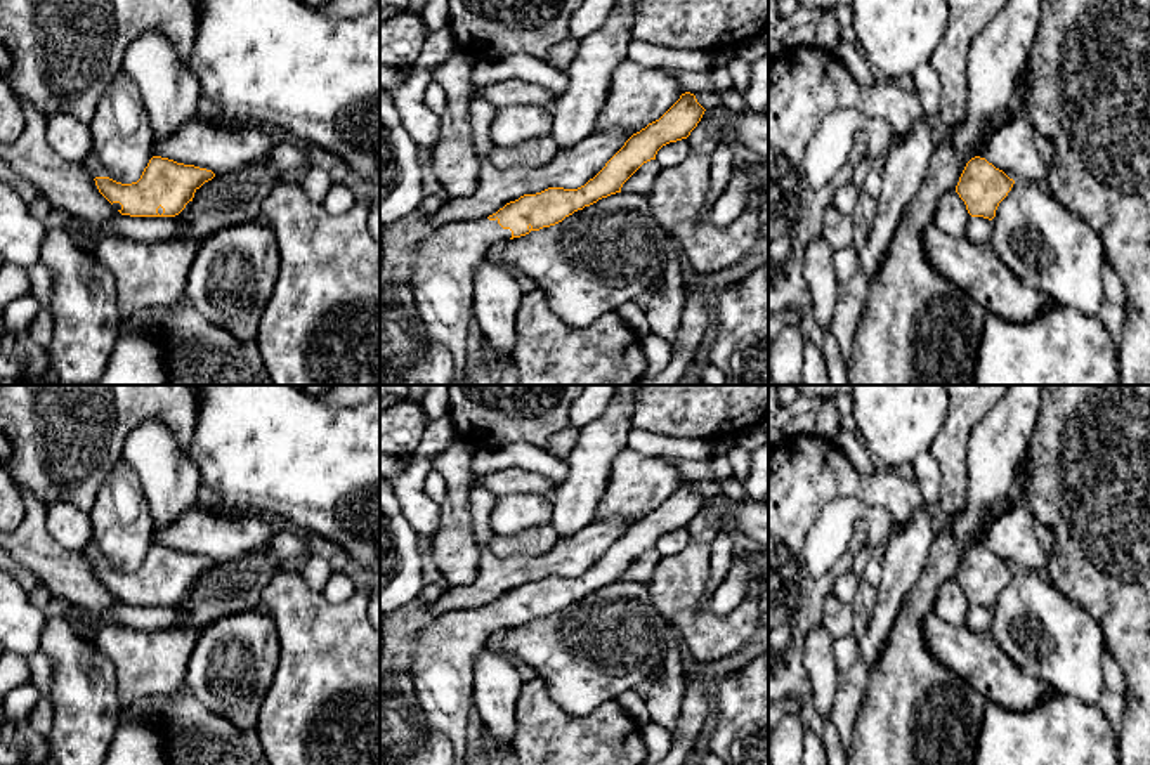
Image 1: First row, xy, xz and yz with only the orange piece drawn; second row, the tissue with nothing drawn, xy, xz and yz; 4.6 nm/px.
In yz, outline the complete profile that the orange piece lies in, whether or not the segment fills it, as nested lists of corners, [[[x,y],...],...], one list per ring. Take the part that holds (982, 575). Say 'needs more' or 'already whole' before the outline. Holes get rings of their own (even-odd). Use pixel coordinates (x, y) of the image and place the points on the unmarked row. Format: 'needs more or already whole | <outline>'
already whole | [[[971,546],[956,574],[956,581],[964,590],[971,605],[992,609],[999,592],[1008,585],[1015,569],[996,557],[985,546]]]

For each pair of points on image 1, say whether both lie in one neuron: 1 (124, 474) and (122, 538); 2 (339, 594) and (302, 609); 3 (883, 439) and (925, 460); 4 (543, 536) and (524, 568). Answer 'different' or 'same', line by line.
1: same
2: different
3: different
4: different

